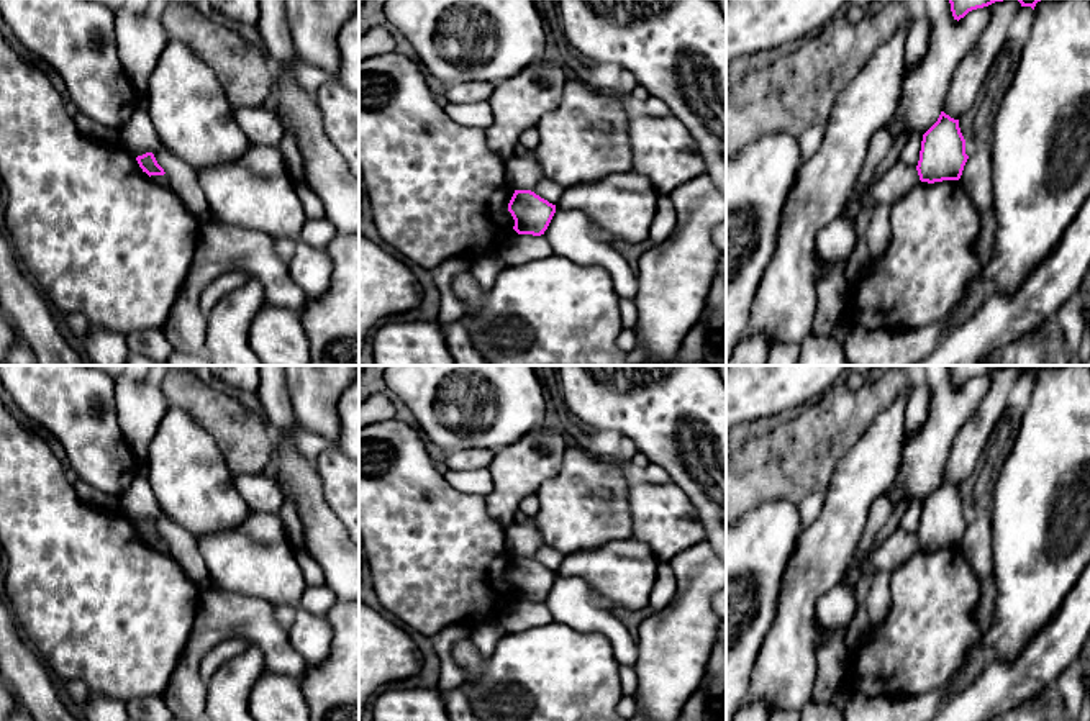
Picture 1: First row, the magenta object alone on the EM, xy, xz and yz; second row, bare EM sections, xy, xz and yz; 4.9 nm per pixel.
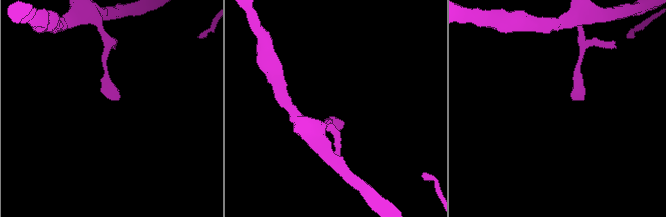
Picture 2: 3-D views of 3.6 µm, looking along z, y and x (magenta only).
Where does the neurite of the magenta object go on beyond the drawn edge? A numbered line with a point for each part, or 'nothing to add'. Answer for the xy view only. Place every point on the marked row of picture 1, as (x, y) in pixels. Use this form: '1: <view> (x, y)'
nothing to add

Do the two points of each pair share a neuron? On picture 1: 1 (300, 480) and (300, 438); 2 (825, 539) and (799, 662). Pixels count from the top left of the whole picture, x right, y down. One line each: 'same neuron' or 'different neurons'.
1: different neurons
2: same neuron

